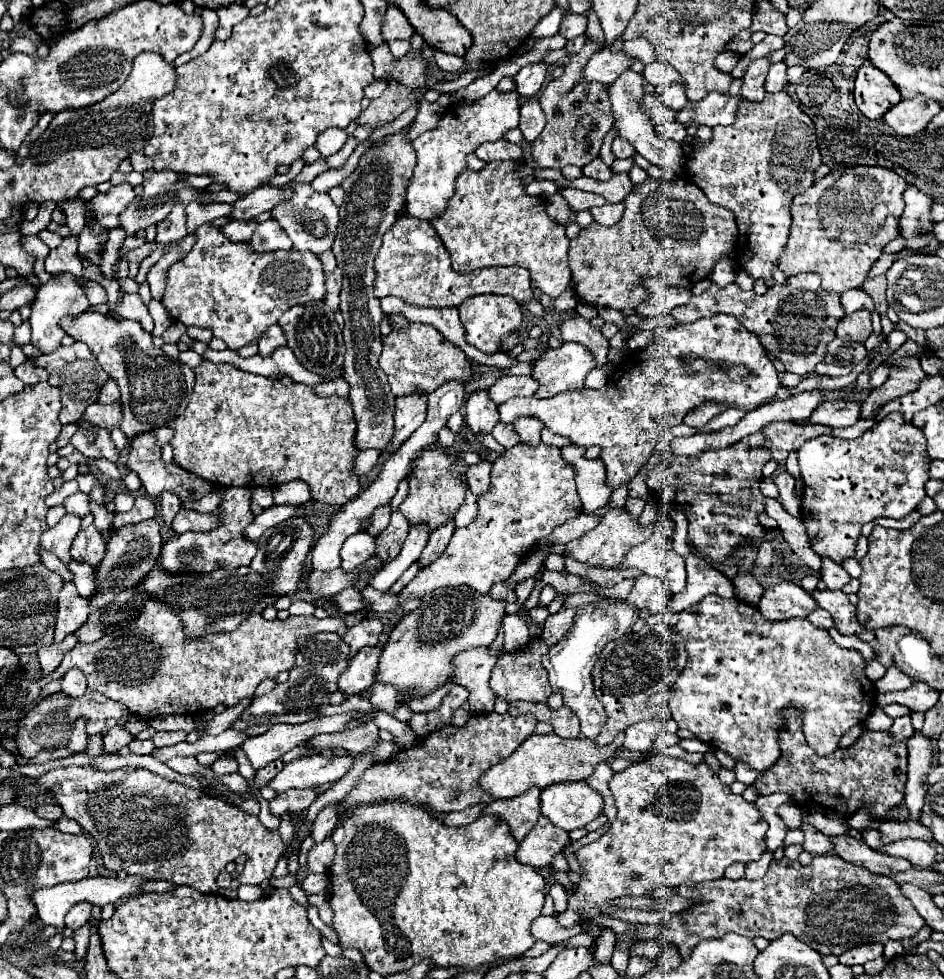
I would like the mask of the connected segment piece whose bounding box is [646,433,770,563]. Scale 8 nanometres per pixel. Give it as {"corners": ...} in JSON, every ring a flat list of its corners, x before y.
{"corners":[[754,433,740,439,732,447,704,451,688,457,686,461,664,455,648,469,646,485,656,495,656,501,662,501,662,491,670,493,672,503,678,503,688,515,690,543,694,543,702,555,718,563,724,561,742,539,768,541,762,525,756,519,758,513,764,511,764,495,760,493,758,483,768,457,770,453,764,435]]}

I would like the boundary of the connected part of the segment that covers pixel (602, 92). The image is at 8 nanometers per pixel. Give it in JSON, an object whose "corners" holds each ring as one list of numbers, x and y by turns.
{"corners":[[586,39,580,53,572,55,568,63,564,65,564,73,560,79,546,85,546,89,540,93,540,107,546,113,546,127,540,133,540,137,534,141,532,157,534,163,540,169,550,167,566,167,566,165,578,165,584,167,592,159,598,157,600,145,604,135,612,129,612,113,610,113,610,101,606,95,606,87,600,83,584,83,580,77,582,67,590,59,592,53,600,51,602,45,598,41]]}

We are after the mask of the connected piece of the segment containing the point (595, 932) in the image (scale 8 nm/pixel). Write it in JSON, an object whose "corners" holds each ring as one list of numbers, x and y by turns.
{"corners":[[654,755,616,773,610,781,610,791,618,807,616,821,606,835,576,851,576,859,582,867,580,883,572,885,568,891,568,907,556,915,558,925,582,925,582,931,596,941,604,927,596,925,594,919,600,915,610,915,606,913,606,909,612,907,610,901,632,895,648,895,664,885,678,887,680,883,714,881,724,877,726,867,734,863,746,865,760,859,766,851,768,823,752,803,748,803,742,795,734,795,713,773,705,763,692,765,672,755]]}

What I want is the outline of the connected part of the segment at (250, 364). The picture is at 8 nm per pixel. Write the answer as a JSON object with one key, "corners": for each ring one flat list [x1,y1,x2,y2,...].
{"corners":[[288,347,276,349,276,353,262,357,262,355,254,355,254,357,240,357,236,351,232,349,224,349,224,351,214,351,208,349,202,357,214,361,214,363,230,363,236,369,254,373,254,375,264,375,264,377,272,377,272,379,282,379,282,377,290,377,296,383,304,383,308,387,324,381,320,375,304,369,298,359,294,357,294,353]]}

